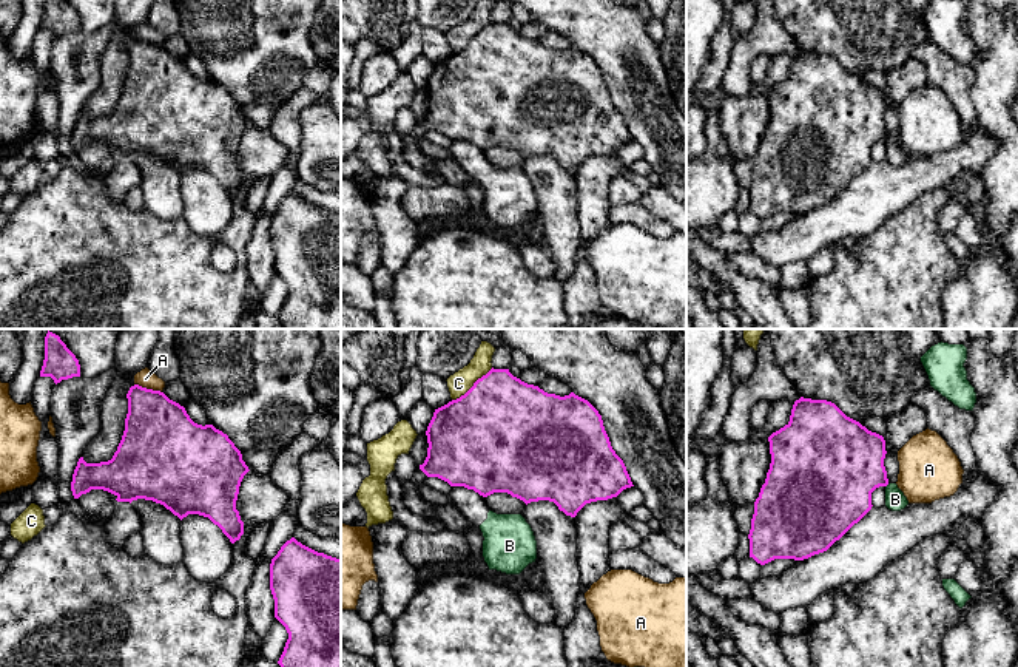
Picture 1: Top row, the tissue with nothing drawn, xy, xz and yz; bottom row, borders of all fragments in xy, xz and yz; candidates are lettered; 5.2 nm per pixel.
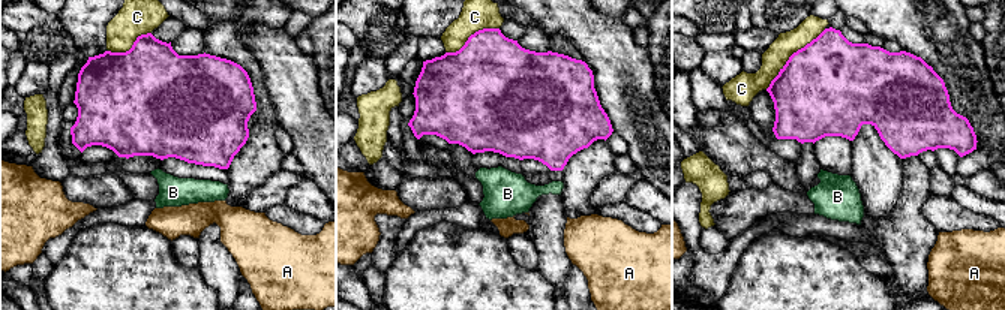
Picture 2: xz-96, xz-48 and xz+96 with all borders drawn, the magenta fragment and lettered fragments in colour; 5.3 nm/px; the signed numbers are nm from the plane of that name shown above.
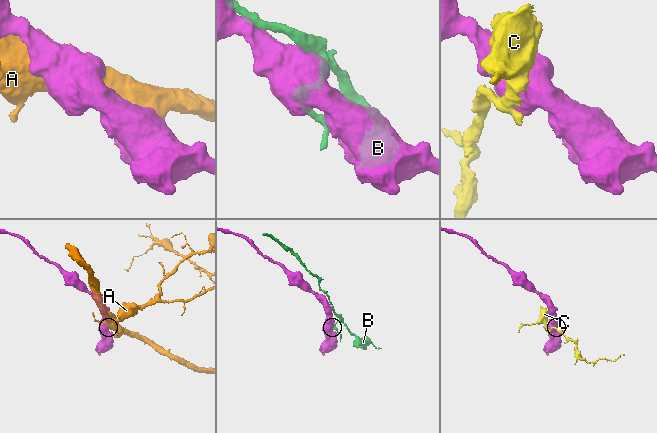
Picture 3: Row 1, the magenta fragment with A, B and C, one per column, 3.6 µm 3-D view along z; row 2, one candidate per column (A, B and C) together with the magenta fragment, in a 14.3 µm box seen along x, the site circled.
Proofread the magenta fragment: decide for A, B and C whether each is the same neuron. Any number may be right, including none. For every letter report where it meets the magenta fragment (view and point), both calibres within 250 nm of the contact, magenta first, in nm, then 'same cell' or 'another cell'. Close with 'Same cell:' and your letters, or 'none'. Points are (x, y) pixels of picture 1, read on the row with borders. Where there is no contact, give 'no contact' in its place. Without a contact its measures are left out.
A: xy (148, 389) | 380/90 nm | another cell
B: no contact | another cell
C: xz (474, 385) | 500/120 nm | another cell
Same cell: none

